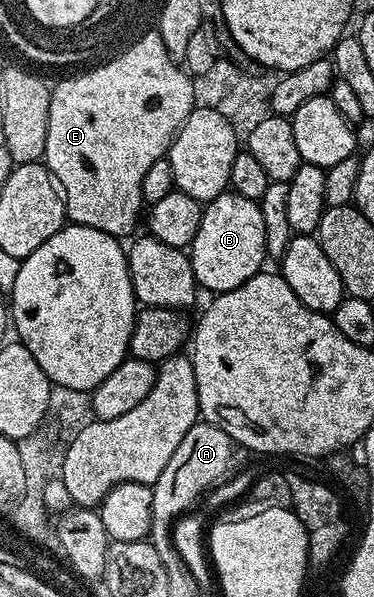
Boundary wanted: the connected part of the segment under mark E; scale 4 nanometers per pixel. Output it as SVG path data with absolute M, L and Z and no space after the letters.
M151 30L135 41L133 45L123 52L120 60L101 69L101 72L85 72L78 76L58 79L51 88L51 110L49 111L49 121L47 122L47 146L43 163L48 168L49 173L57 180L58 185L65 198L65 214L72 223L91 226L95 230L103 230L108 236L125 238L125 235L137 224L137 215L142 215L143 201L141 198L141 183L143 174L151 170L151 165L160 160L166 159L173 139L177 137L177 131L183 126L186 118L193 113L195 101L193 99L194 77L185 71L178 61L174 60L167 46L163 46L163 38L160 33Z

